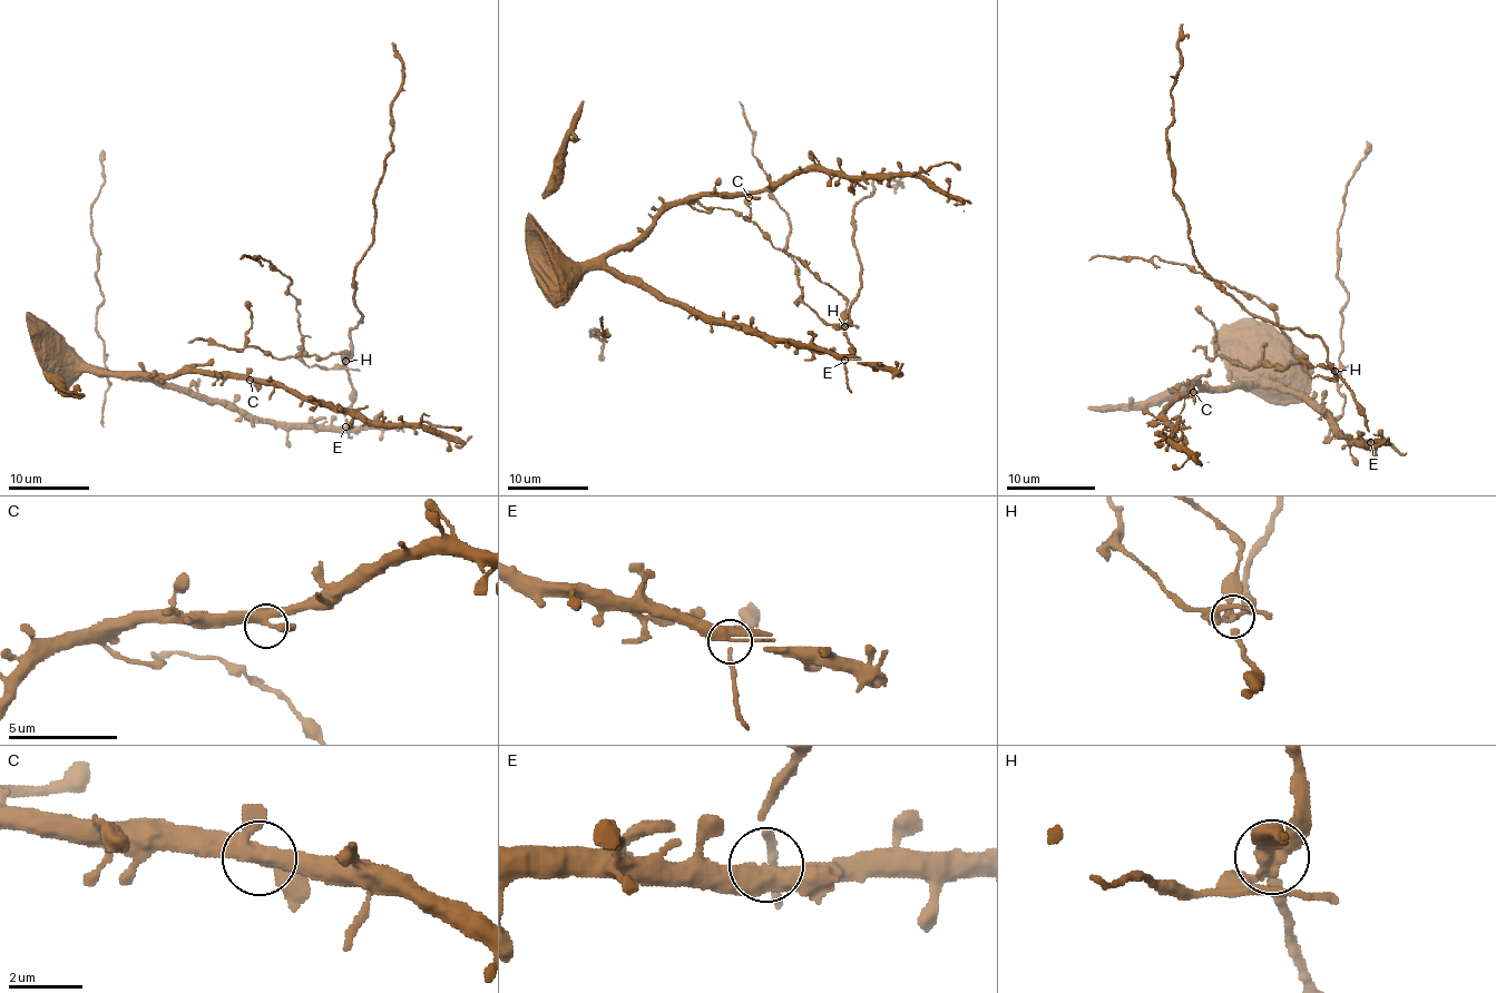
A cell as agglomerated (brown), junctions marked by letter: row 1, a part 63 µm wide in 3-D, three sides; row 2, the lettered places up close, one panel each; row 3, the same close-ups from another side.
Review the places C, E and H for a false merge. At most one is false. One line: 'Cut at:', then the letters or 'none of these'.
Cut at: H

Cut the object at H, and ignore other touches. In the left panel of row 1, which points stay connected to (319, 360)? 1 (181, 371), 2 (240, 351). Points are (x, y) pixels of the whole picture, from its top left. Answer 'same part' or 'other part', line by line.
1: other part
2: same part

